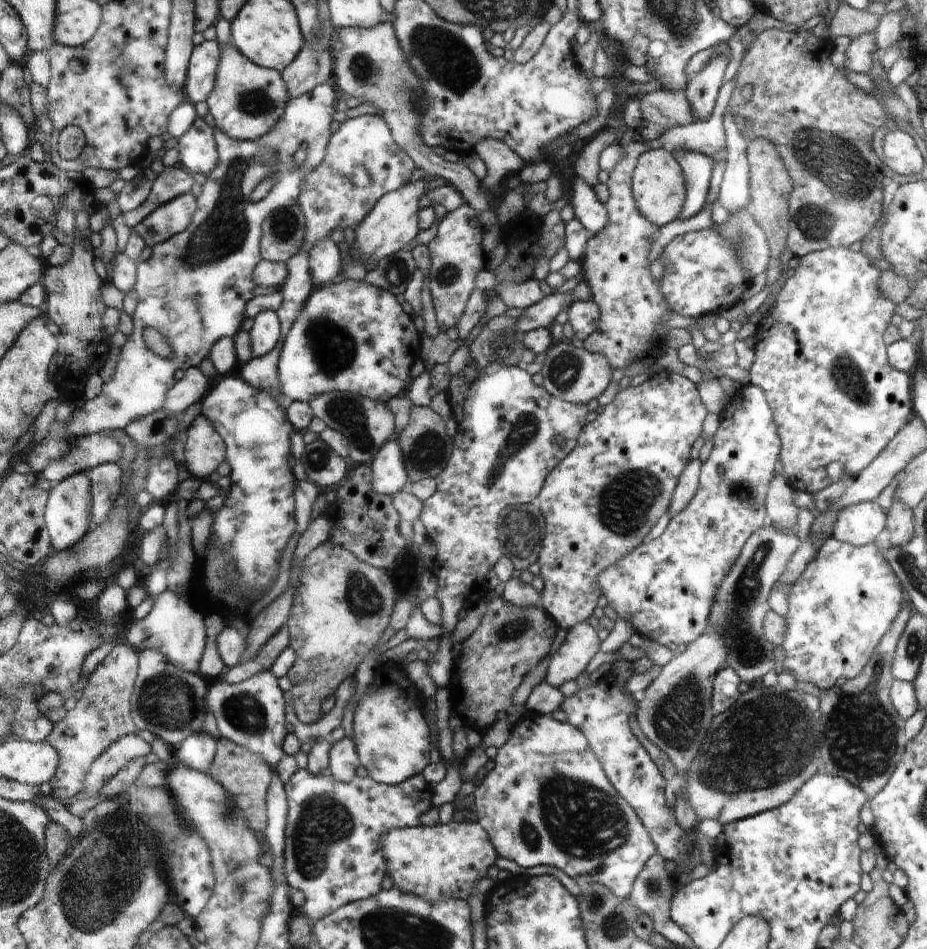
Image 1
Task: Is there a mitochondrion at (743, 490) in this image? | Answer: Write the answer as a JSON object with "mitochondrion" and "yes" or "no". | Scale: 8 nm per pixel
{"mitochondrion":"yes"}

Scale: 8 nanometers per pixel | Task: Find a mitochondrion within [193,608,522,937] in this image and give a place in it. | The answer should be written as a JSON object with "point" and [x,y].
{"point":[323,822]}

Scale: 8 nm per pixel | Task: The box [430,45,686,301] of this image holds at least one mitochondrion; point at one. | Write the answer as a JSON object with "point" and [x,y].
{"point":[449,273]}

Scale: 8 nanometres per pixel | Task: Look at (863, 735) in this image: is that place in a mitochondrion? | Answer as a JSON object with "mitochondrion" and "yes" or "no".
{"mitochondrion":"yes"}

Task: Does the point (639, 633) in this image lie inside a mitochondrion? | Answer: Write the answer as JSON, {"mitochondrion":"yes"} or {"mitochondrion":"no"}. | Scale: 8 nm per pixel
{"mitochondrion":"no"}

